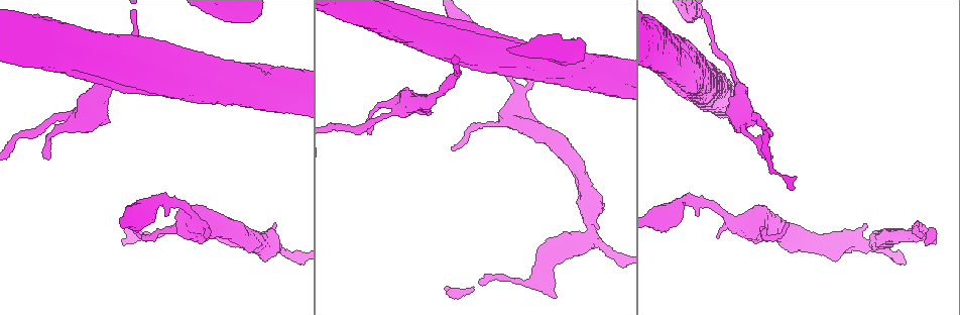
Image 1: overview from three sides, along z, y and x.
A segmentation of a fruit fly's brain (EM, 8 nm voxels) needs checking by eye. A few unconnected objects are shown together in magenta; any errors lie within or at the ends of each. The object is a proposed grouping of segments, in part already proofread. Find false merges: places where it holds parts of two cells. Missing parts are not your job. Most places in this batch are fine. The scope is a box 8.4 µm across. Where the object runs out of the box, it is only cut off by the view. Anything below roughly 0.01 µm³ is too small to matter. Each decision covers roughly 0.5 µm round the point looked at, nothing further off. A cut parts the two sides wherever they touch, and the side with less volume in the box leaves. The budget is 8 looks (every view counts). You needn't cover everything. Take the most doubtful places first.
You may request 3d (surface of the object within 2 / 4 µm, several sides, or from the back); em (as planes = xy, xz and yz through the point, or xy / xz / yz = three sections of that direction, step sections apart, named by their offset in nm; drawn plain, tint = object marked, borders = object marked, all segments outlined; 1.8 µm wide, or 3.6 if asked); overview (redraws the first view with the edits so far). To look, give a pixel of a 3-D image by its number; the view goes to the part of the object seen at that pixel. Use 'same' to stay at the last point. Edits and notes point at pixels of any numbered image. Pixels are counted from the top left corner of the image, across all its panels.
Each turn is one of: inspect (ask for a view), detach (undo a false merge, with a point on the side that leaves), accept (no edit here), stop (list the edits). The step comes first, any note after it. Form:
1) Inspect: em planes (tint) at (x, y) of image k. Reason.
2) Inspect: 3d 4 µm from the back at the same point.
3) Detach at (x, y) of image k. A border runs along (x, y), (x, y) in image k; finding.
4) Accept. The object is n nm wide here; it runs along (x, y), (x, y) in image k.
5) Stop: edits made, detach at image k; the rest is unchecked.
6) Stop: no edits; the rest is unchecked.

Inspect: 3d 4 µm at (745, 118) of image 1. Three-way junction.

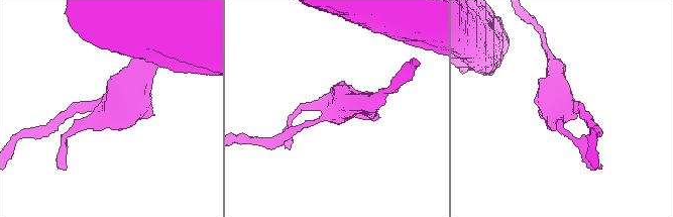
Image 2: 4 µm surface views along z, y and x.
Inspect: em 3.6 µm xz step 8 (tint) at (331, 110) of image 2. Now the EM.

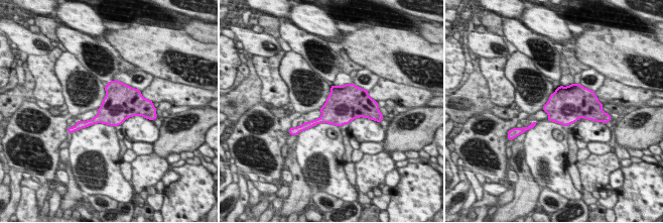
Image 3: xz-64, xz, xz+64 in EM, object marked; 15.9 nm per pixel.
Accept. All the same cell.

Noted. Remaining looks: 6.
Inspect: em planes (tint) at (520, 113) of image 1. Thick turns thin.

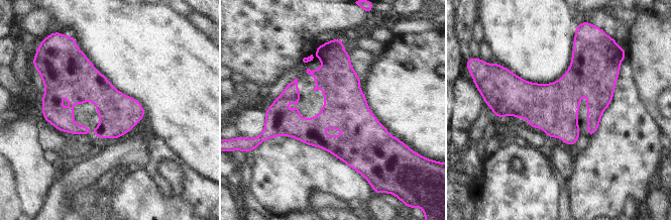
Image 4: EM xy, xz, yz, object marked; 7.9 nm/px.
Accept. It runs along (328, 47), (354, 117), (354, 164) in image 4; continuous, no second cell.

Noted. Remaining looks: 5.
Inspect: em xz step 8 (plain) at (589, 236) of image 1. Thin neck.

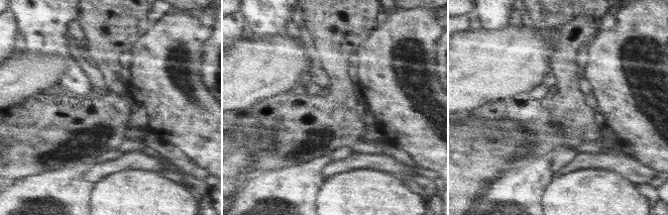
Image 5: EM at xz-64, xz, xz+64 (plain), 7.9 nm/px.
Inspect: em xz step 8 (tint) at the same point. With the object marked.

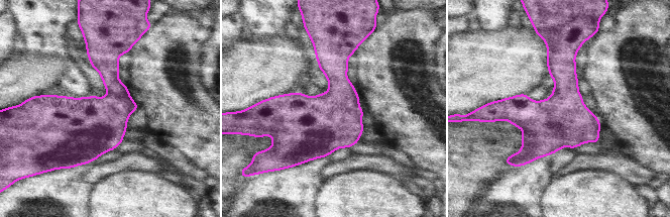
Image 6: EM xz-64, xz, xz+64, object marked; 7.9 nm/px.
Accept. One cell here.

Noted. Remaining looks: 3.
Stop: no edits; the rest is unchecked.

